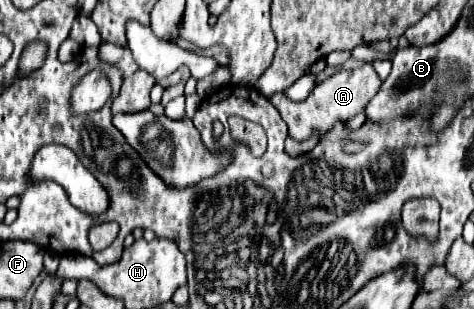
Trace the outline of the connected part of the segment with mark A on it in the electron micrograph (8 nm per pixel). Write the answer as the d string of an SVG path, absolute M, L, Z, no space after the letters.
M367 63L363 67L357 67L351 71L339 71L331 77L323 79L321 83L317 83L311 89L309 97L303 101L289 101L283 95L273 95L271 103L281 113L283 121L289 125L289 137L295 141L305 141L311 135L323 137L325 133L329 133L333 129L335 123L347 121L347 119L355 117L357 113L361 113L365 109L365 105L371 101L371 97L379 91L379 85L381 85L379 75Z

